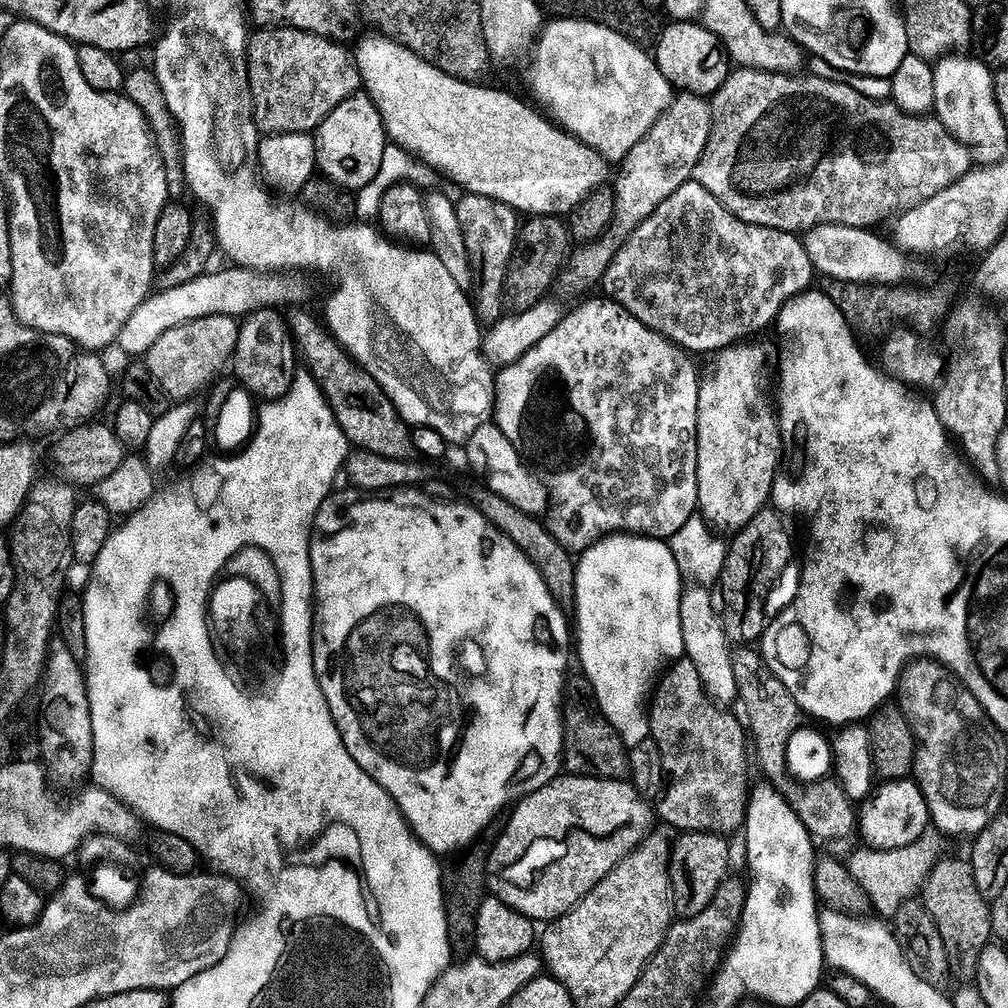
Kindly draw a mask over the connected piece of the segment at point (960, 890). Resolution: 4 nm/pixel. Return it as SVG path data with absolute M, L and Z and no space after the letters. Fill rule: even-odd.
M941 858L932 867L932 873L924 881L922 901L931 918L937 923L942 942L948 951L955 971L975 973L980 966L982 954L993 943L992 909L984 900L975 882L972 864L967 859L947 860Z

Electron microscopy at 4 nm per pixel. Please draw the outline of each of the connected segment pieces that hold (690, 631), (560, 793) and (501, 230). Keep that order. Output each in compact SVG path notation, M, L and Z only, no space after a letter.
M688 586L680 598L682 614L682 632L684 634L684 650L687 659L698 666L698 674L702 674L702 682L708 688L708 694L721 706L732 706L738 700L737 683L732 661L734 645L727 638L726 626L721 609L716 609L718 600L712 597L713 589L703 586Z
M564 774L542 790L527 793L517 804L520 805L516 813L509 818L508 825L503 825L500 841L492 847L487 891L533 922L555 922L578 907L611 871L640 847L654 828L654 812L649 801L631 783L622 780Z
M471 194L461 197L460 204L455 205L455 210L462 234L465 236L466 249L478 269L479 283L482 286L484 283L484 304L490 311L496 312L500 308L500 295L503 292L505 295L506 285L509 283L509 269L512 268L518 252L516 239L520 236L521 217L515 208L498 200Z

